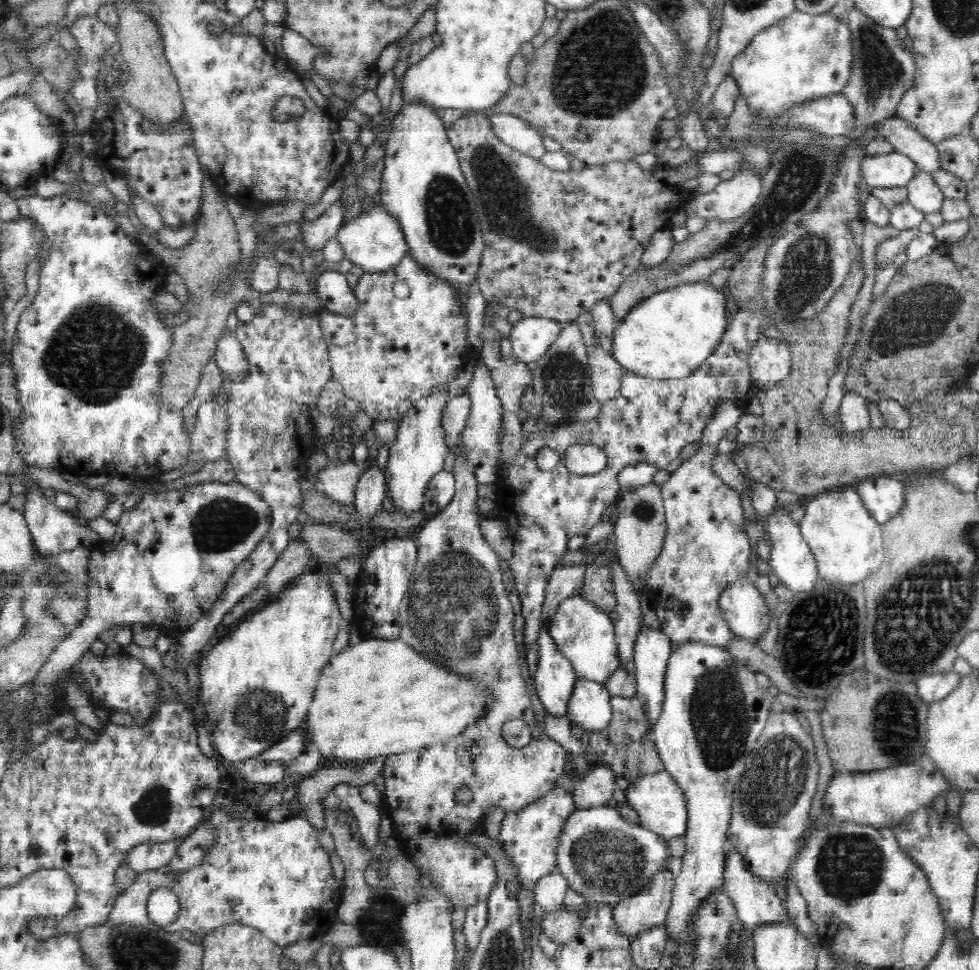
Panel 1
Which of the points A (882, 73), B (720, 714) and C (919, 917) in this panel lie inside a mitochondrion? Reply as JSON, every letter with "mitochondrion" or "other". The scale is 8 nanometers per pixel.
{"A":"mitochondrion","B":"mitochondrion","C":"other"}

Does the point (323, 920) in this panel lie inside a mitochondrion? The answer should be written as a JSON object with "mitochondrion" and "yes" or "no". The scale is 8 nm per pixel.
{"mitochondrion":"no"}

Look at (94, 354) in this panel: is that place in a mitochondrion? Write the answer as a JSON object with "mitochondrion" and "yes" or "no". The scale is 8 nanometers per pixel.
{"mitochondrion":"yes"}

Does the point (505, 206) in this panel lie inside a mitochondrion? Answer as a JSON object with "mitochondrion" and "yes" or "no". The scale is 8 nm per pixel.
{"mitochondrion":"yes"}

